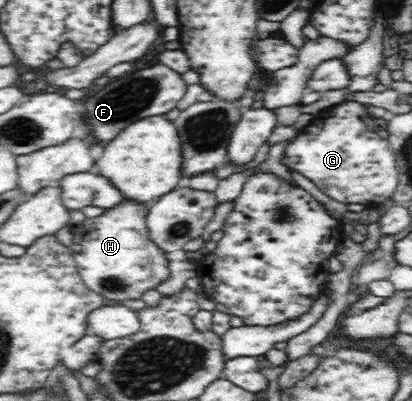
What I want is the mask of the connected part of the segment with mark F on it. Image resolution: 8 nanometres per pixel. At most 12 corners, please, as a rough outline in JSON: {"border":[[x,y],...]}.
{"border":[[158,63],[129,71],[83,101],[82,141],[96,151],[138,119],[184,97],[181,74]]}

